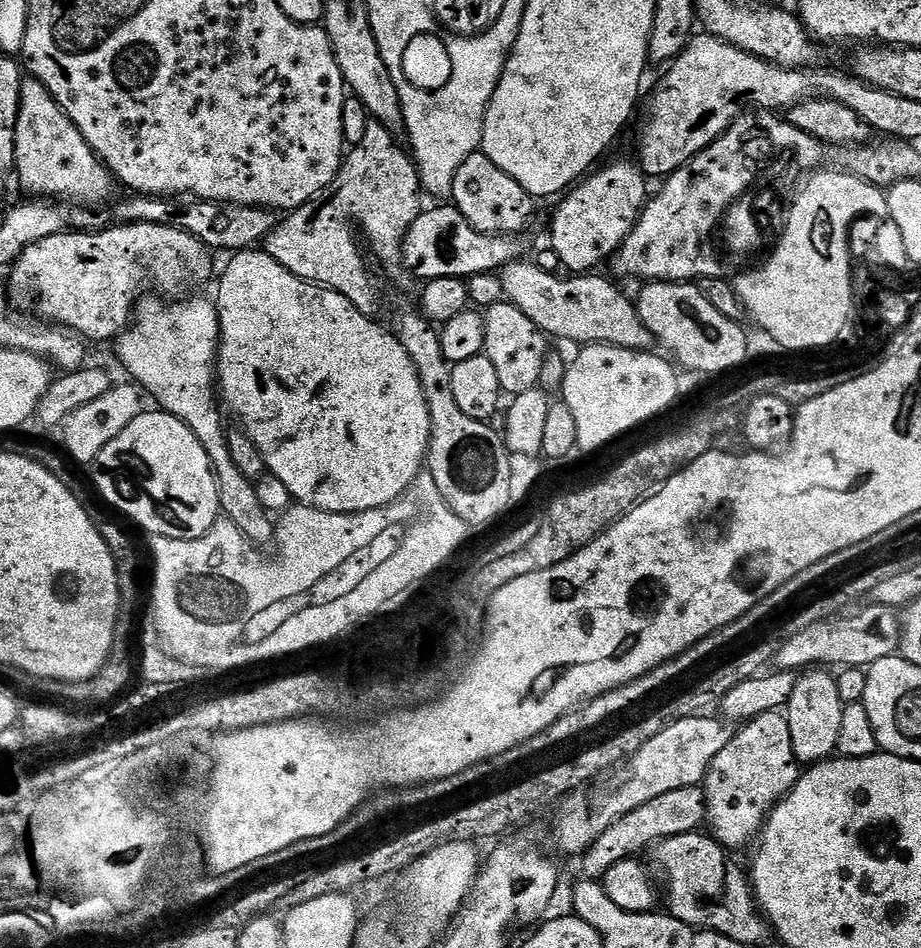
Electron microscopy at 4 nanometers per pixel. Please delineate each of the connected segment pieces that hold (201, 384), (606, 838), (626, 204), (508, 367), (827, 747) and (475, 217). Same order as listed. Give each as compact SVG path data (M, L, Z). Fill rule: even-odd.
M160 298L141 299L134 309L134 323L125 328L115 341L116 356L120 359L121 366L133 376L129 377L147 395L149 392L160 403L157 405L163 411L169 412L186 426L190 426L190 430L198 438L198 442L202 442L202 446L212 463L212 471L216 474L218 502L220 503L223 519L234 522L234 526L240 531L241 537L249 545L271 545L276 535L276 525L273 517L262 506L262 502L258 502L254 481L246 478L246 474L242 474L242 470L238 470L238 466L234 466L234 458L230 458L226 428L220 425L220 412L216 409L216 400L218 404L217 364L220 350L220 313L213 301L211 304L208 300L196 299L184 298L179 302L165 302Z
M703 787L670 790L670 794L662 794L654 798L654 802L646 802L646 806L638 806L638 810L630 810L618 822L614 822L579 861L583 879L603 881L604 876L618 862L639 857L640 851L651 849L661 840L669 840L671 836L681 836L687 832L695 832L705 823Z
M616 160L601 172L595 172L581 179L559 201L561 204L552 216L550 247L558 254L561 265L572 274L591 273L599 269L596 267L607 256L609 259L619 252L650 196L649 181L640 171L639 163Z
M507 302L490 305L483 317L486 326L483 355L494 362L501 393L515 394L537 387L542 374L542 362L550 351L549 337L538 326L534 326L534 322L530 322L522 310Z
M808 670L797 675L794 694L790 694L786 705L786 715L790 726L790 742L794 742L794 754L801 765L811 766L827 760L836 752L838 726L842 723L842 710L845 704L838 694L836 676L828 670Z
M483 150L470 154L470 158L458 166L450 200L466 218L466 222L470 222L470 226L479 232L520 234L532 220L534 197L522 190L522 186L518 186L518 182L514 182L506 170L498 170L498 166L490 162Z

